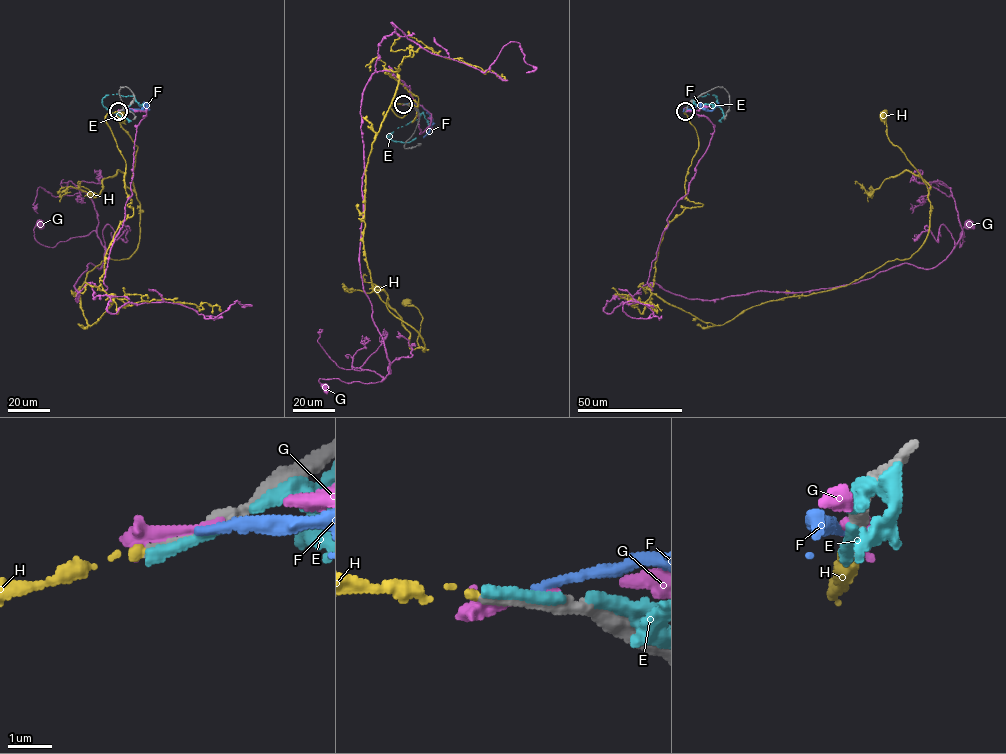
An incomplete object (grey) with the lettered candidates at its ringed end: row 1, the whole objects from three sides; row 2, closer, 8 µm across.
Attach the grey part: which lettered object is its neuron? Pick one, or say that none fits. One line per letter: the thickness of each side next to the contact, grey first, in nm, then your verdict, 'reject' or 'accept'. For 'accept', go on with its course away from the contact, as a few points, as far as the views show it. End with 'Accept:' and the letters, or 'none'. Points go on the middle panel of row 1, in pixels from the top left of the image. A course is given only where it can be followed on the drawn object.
E: 280/180 nm | reject
F: 260/200 nm | reject
G: 320/240 nm | reject
H: 220/160 nm | accept | via (404, 104), (388, 70), (363, 243), (425, 349), (384, 290), (344, 287)
Accept: H

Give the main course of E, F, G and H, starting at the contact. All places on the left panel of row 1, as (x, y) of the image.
E: (122, 109), (131, 105), (134, 96), (113, 94), (102, 99), (106, 109), (131, 121)
F: (121, 110), (141, 109), (145, 103), (147, 110), (138, 102)
G: (120, 110), (146, 113), (107, 289), (87, 283), (76, 300), (104, 260), (94, 230), (48, 247), (40, 224)
H: (119, 111), (105, 118), (133, 215), (92, 325), (78, 292), (137, 248), (140, 203), (119, 171), (59, 202)

